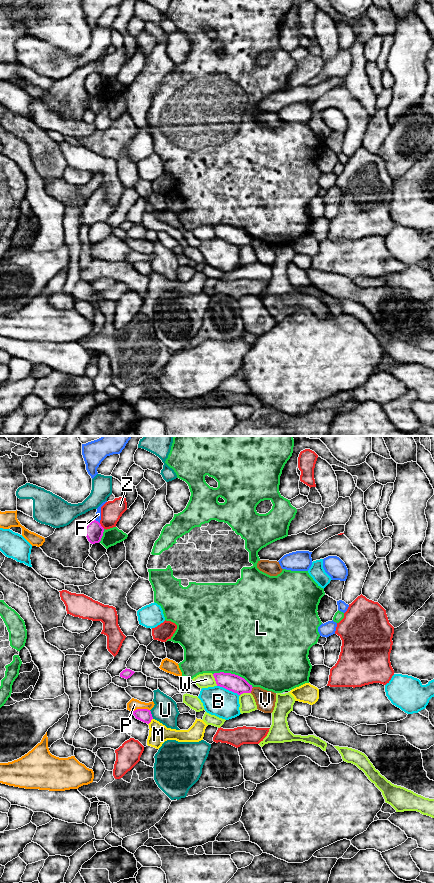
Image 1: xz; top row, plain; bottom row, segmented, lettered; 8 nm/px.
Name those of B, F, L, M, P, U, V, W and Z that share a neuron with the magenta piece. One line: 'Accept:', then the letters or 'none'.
Accept: none

